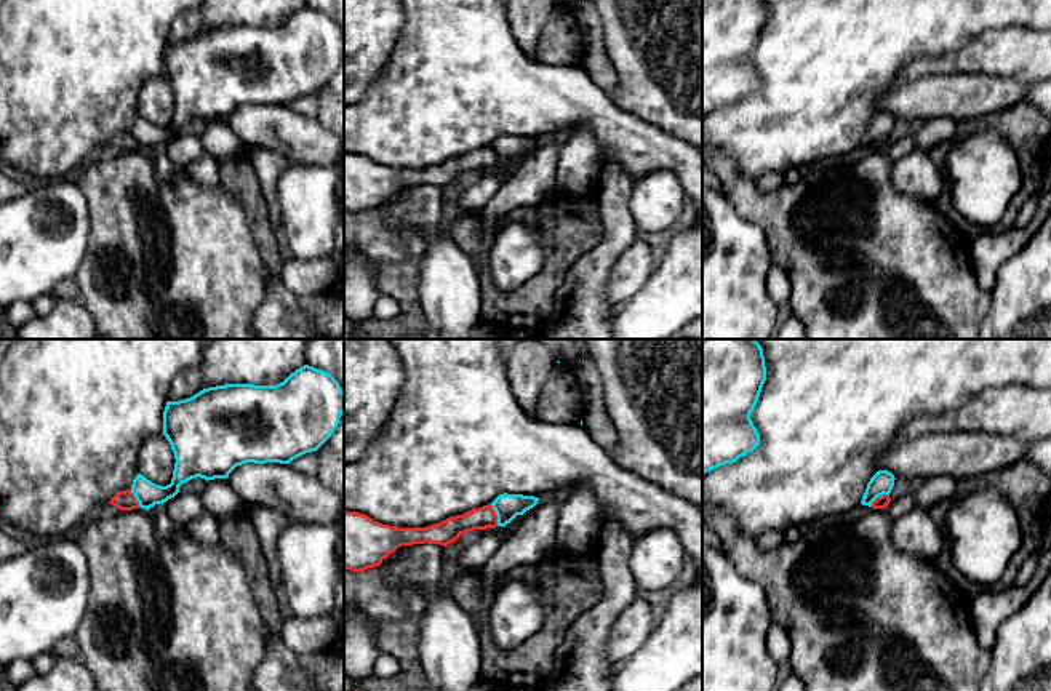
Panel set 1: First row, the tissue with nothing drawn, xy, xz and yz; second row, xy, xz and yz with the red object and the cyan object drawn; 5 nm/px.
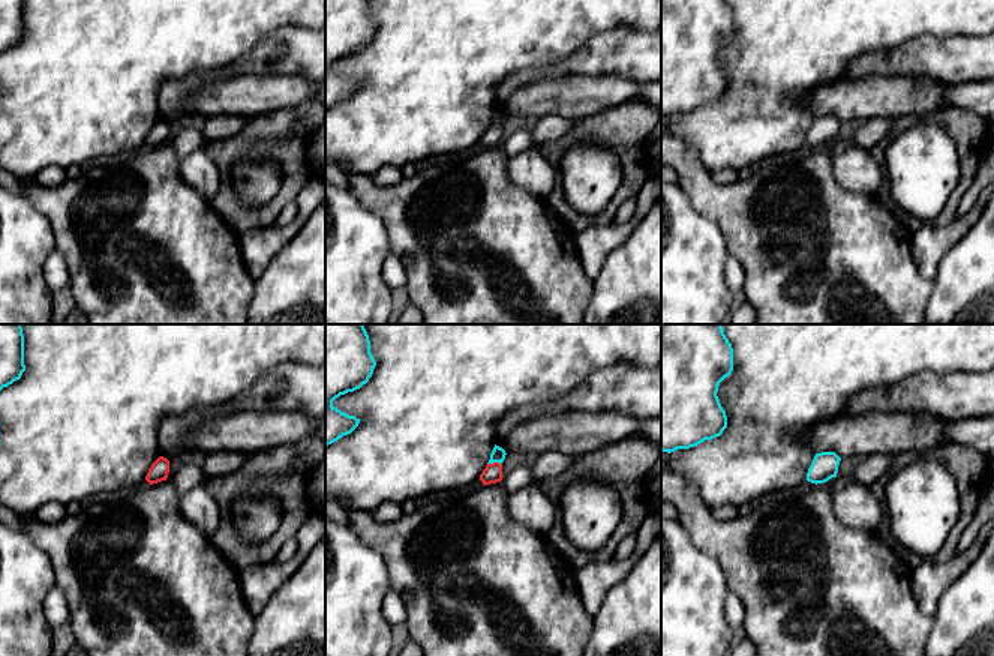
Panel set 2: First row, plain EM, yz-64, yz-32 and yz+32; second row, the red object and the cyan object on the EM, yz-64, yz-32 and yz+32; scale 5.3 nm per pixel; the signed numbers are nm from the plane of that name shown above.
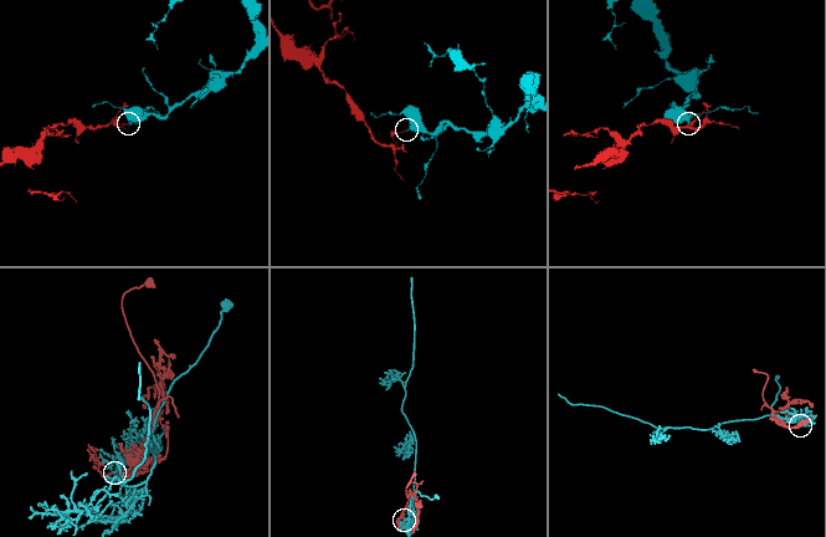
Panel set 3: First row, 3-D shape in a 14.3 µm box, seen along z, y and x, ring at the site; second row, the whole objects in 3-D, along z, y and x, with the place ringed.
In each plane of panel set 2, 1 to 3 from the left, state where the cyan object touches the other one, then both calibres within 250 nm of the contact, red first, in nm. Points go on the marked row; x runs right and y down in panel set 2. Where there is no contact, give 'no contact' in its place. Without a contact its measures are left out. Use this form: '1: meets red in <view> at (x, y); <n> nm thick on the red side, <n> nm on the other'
1: no contact
2: meets red in yz-32 at (494, 463); 100 nm thick on the red side, 80 nm on the other
3: no contact

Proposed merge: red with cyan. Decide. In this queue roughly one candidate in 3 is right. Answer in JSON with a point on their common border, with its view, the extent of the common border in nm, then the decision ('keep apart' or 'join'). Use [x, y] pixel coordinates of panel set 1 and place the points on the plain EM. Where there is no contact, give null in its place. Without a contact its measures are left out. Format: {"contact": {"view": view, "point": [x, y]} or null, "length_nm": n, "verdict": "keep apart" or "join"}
{"contact": {"view": "xz", "point": [496, 157]}, "length_nm": 120, "verdict": "keep apart"}

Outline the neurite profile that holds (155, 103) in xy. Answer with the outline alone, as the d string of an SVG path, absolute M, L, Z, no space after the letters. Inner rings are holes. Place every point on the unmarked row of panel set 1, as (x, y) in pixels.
M154 77L139 91L138 115L155 126L166 128L171 125L174 104L174 94L166 78Z

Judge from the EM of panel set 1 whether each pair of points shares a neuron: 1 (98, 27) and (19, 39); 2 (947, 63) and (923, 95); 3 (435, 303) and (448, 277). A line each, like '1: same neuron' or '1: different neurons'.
1: same neuron
2: different neurons
3: same neuron

